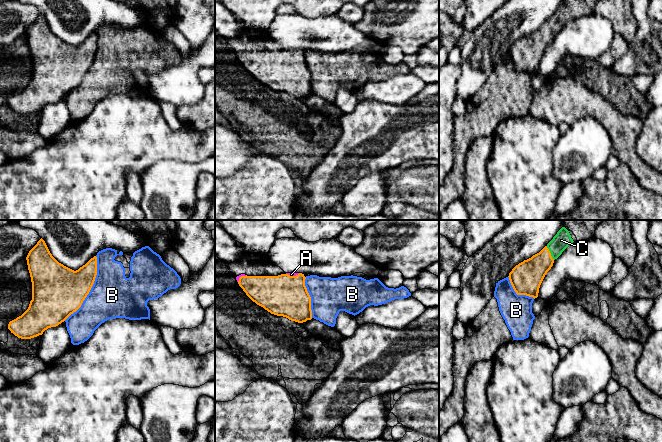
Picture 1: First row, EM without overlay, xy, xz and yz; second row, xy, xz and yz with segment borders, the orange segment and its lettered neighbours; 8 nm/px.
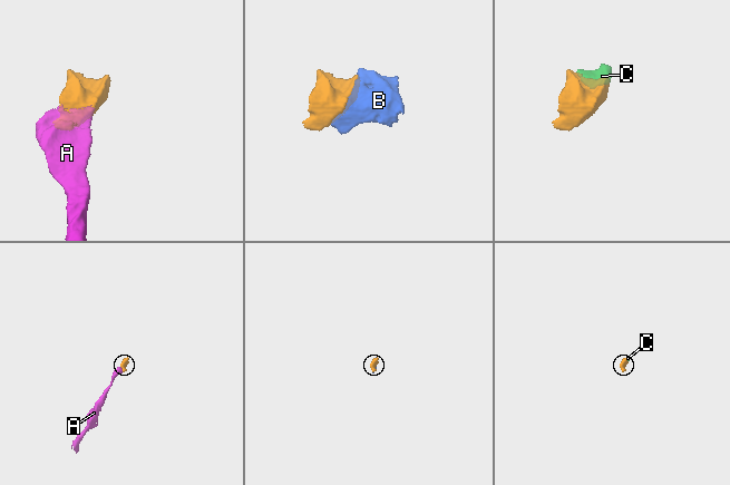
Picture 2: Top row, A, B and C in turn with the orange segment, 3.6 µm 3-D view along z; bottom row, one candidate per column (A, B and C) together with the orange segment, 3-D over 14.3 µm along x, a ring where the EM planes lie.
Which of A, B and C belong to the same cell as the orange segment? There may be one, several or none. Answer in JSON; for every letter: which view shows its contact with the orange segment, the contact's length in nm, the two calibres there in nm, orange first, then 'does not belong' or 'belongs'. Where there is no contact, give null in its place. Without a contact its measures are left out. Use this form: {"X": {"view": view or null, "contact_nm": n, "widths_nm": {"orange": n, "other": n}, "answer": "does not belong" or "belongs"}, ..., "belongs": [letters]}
{"A": {"view": "xz", "contact_nm": 110, "widths_nm": {"orange": 340, "other": 30}, "answer": "belongs"}, "B": {"view": "xy", "contact_nm": 600, "widths_nm": {"orange": 400, "other": 360}, "answer": "does not belong"}, "C": {"view": "yz", "contact_nm": 130, "widths_nm": {"orange": 240, "other": 140}, "answer": "belongs"}, "belongs": ["A", "C"]}

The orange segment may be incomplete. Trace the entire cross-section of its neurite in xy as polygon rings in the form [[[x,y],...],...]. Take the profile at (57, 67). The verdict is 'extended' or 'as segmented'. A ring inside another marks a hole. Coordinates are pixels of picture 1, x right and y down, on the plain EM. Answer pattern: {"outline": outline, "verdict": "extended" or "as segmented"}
{"outline": [[[42,14],[29,27],[26,36],[32,58],[32,76],[28,85],[8,100],[11,109],[21,115],[42,111],[45,106],[58,102],[76,88],[89,70],[97,51],[96,32],[74,47],[52,32]]], "verdict": "as segmented"}

